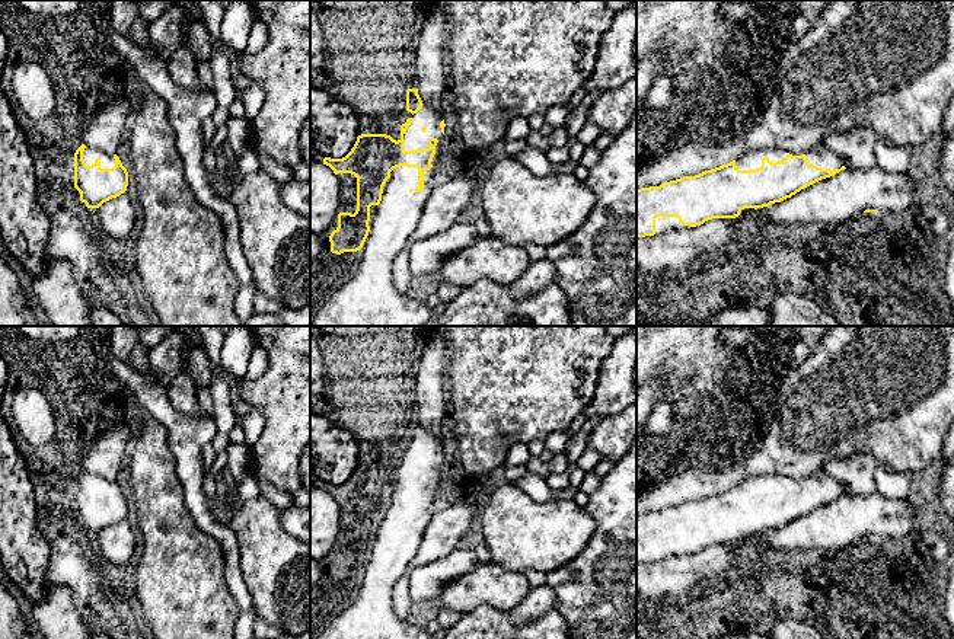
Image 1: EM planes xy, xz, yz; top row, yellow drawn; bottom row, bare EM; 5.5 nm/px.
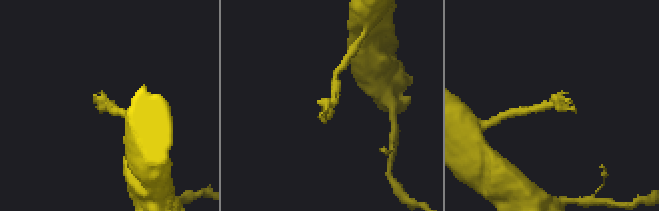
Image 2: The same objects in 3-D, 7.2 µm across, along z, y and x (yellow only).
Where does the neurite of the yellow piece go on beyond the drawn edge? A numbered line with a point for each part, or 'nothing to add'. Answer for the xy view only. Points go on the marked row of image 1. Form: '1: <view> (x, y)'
1: xy (89, 155)

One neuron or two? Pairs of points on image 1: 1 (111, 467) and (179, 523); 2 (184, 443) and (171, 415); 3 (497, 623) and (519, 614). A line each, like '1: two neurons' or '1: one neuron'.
1: two neurons
2: one neuron
3: two neurons

